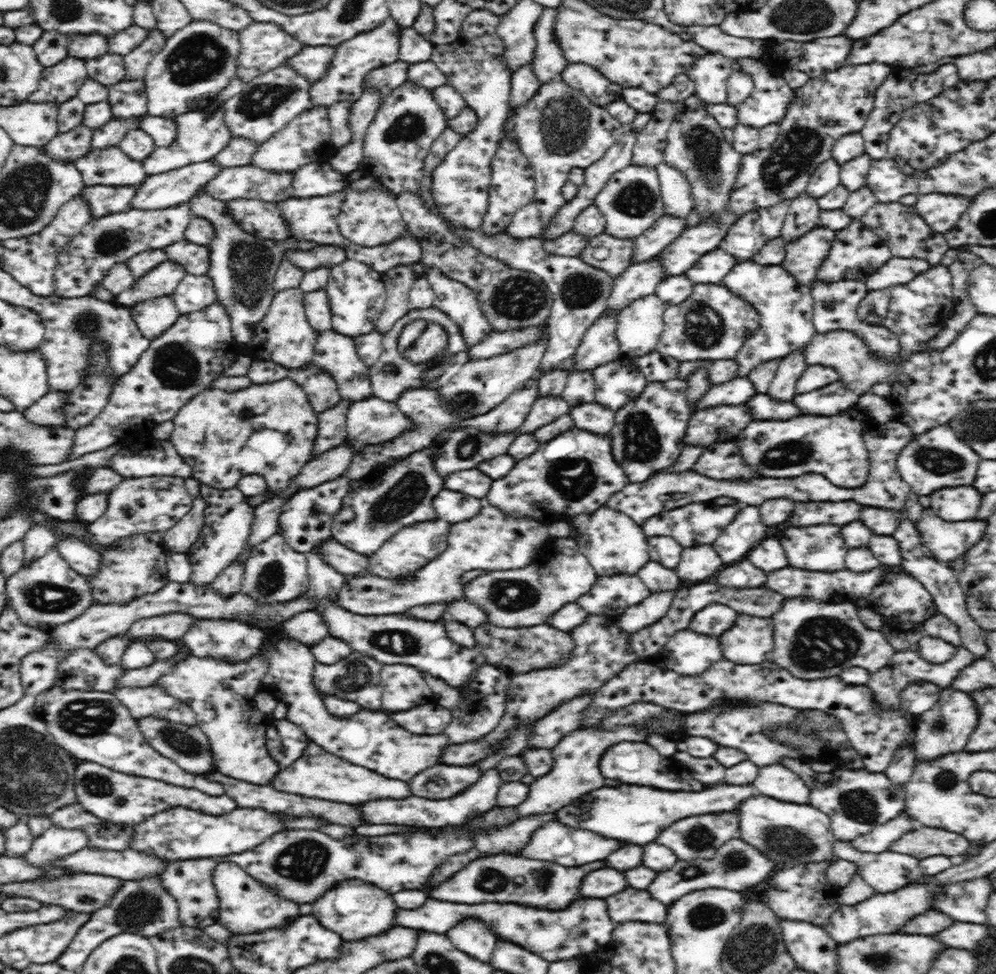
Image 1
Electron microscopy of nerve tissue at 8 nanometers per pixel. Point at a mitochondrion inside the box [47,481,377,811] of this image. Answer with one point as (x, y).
(80, 718)

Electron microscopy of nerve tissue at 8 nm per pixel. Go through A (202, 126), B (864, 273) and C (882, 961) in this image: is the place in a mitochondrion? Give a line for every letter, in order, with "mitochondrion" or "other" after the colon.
A: other
B: other
C: mitochondrion

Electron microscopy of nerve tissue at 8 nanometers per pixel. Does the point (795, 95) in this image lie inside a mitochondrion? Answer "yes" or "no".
no

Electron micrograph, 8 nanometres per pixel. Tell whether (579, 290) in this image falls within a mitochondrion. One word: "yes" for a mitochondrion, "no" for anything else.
yes

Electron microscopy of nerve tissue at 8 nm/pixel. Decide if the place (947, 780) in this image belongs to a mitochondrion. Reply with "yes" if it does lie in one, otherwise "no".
yes

